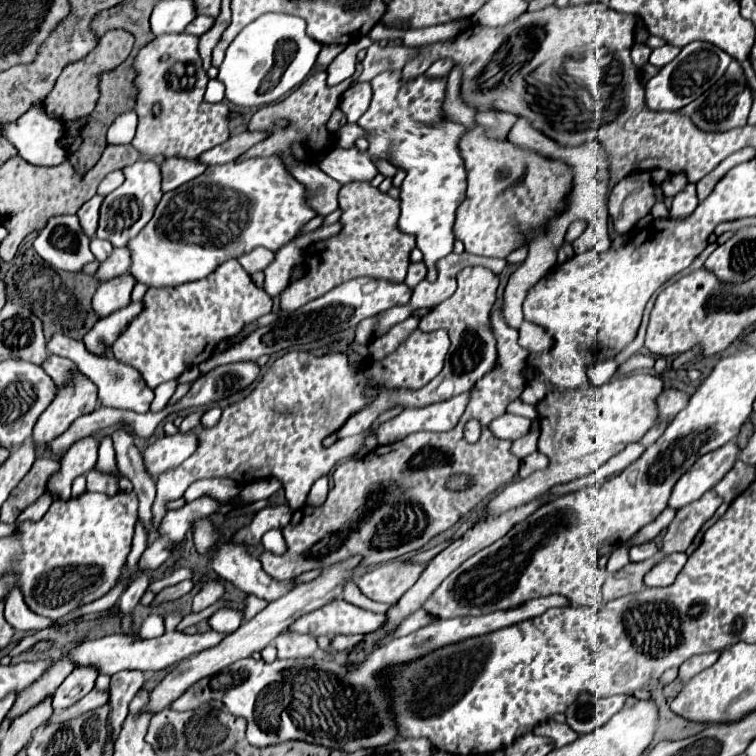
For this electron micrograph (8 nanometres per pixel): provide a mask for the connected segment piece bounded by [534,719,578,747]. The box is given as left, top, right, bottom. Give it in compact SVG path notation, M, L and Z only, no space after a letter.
M552 719L546 721L546 723L540 723L538 727L534 727L534 733L550 737L556 747L564 747L564 745L578 739L578 733L574 729L570 729L566 723L556 723Z

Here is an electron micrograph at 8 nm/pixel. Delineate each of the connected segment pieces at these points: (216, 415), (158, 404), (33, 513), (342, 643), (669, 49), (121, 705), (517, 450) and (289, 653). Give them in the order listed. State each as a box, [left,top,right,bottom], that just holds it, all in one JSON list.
[[200,407,222,429],[150,381,178,413],[18,493,54,523],[330,635,362,651],[650,43,680,67],[110,671,146,737],[511,430,539,459],[274,631,318,659]]

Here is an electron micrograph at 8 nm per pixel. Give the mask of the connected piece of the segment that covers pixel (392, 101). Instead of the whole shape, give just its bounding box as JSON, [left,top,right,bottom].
[318,71,466,281]

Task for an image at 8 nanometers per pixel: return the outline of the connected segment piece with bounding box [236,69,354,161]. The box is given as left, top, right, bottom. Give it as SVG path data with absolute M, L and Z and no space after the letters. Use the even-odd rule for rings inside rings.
M318 69L300 87L296 87L284 101L260 107L252 115L252 119L248 123L248 131L266 131L268 137L264 137L260 143L256 143L246 153L242 153L236 161L250 159L250 157L272 157L280 155L280 153L292 155L292 143L302 143L302 141L305 142L308 151L310 151L310 160L326 153L326 151L330 151L332 147L336 147L336 137L334 137L334 133L330 129L326 129L326 123L328 123L330 115L338 109L342 93L352 83L354 83L354 77L346 79L344 83L340 83L336 87L328 87L328 83L326 83L326 71L324 69ZM280 119L286 119L288 125L286 127L278 127L276 123Z

